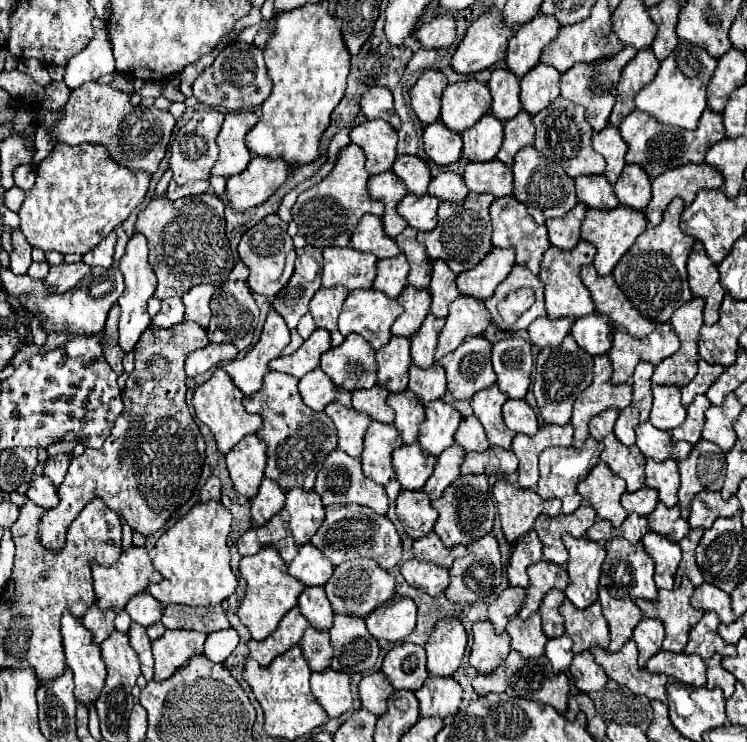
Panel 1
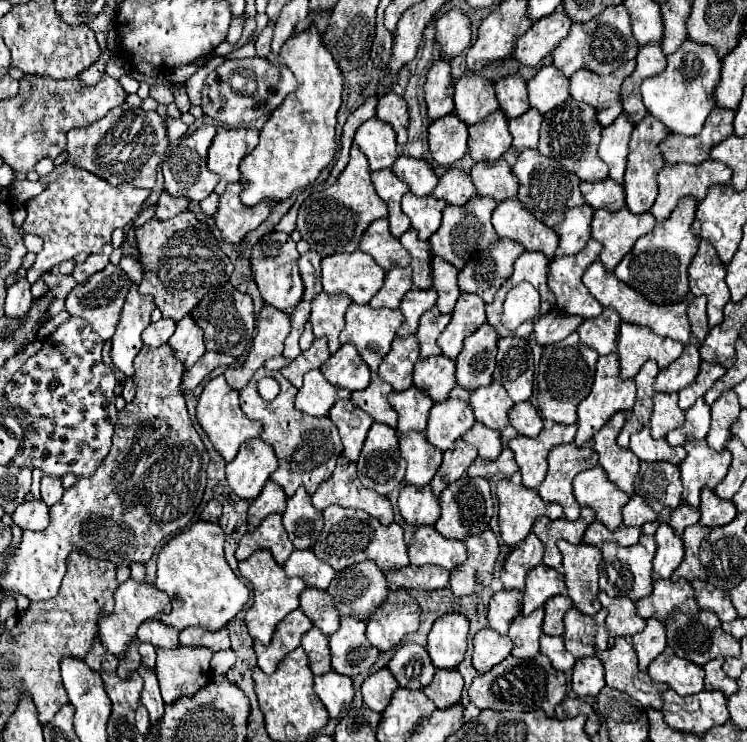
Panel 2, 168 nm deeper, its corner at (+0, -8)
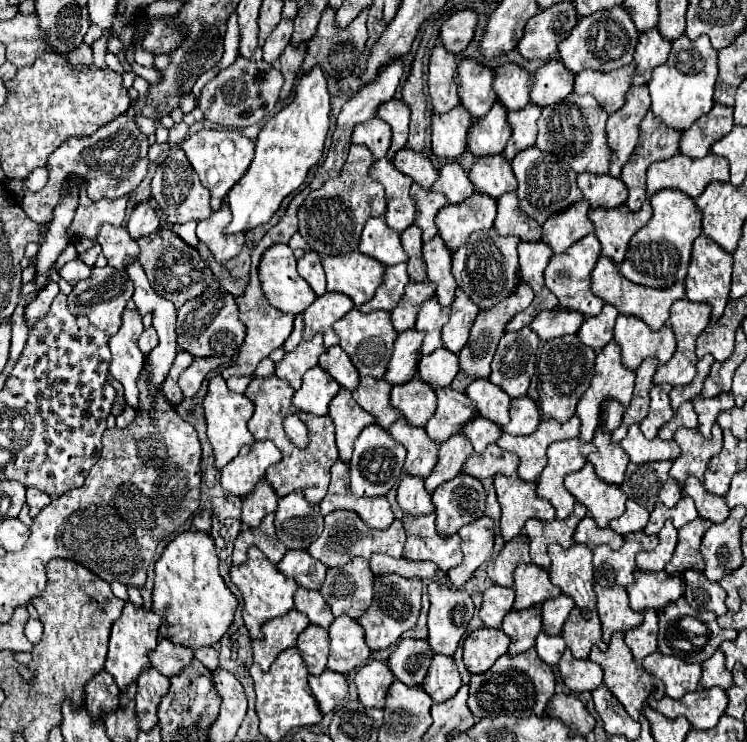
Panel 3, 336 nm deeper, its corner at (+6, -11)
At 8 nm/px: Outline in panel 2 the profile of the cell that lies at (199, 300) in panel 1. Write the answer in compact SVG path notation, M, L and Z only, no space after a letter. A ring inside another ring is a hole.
M188 314L184 320L178 322L176 332L168 340L168 344L172 346L172 352L176 356L176 360L182 362L184 372L188 372L192 368L192 364L206 352L202 334L204 332L194 324L192 316Z

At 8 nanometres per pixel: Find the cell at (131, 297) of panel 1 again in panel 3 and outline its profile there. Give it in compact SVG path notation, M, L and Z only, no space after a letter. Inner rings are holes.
M126 309L122 313L122 327L108 343L108 347L112 351L110 375L124 385L126 403L134 409L138 405L136 379L144 365L144 353L136 345L142 331L144 331L144 325L142 325L140 313L136 309Z

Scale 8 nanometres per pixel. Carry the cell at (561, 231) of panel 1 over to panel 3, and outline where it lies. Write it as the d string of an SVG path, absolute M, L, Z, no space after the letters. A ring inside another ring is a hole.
M578 201L566 211L552 215L542 225L542 241L552 247L554 253L564 253L570 245L594 231L592 221L588 219L588 201Z

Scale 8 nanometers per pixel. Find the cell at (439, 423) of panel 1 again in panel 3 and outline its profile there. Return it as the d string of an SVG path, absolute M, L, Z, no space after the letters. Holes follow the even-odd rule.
M444 387L440 391L436 391L438 395L438 407L434 417L426 423L426 433L434 443L444 443L446 439L450 439L454 433L460 433L462 427L474 419L476 415L476 407L470 403L470 399L460 393L454 391L450 387Z

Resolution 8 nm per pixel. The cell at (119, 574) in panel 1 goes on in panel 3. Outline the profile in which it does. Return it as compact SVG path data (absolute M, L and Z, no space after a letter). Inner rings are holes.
M126 601L120 619L114 621L104 669L114 677L114 681L118 683L118 687L122 691L126 689L126 685L130 685L132 681L136 681L138 675L142 673L142 669L146 667L146 663L148 663L148 651L156 647L158 629L160 629L162 623L164 623L164 619L158 613L148 611L144 607L136 607L130 601Z

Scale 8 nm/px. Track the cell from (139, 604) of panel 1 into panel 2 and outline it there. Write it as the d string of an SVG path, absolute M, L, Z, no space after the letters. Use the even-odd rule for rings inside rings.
M150 620L148 624L142 624L138 632L140 642L150 642L154 648L178 648L178 630L172 626L162 624L160 620Z

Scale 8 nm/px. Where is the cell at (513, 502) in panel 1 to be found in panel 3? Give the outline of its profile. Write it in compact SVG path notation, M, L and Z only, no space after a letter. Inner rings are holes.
M496 475L494 489L502 509L500 533L504 541L516 537L522 531L524 523L532 517L540 521L556 519L556 511L550 501L536 497L536 483L526 483L518 475Z

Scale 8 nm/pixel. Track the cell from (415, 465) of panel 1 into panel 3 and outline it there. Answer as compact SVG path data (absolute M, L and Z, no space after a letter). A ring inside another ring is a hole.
M398 419L388 429L388 433L392 439L398 439L408 451L404 471L408 475L426 479L438 461L438 445L430 441L424 427L412 427L404 419Z

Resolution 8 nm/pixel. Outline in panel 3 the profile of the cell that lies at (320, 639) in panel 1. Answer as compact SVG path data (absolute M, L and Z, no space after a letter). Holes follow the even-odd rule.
M308 625L306 631L302 631L302 635L298 637L296 647L312 675L318 675L318 673L322 673L322 669L326 669L328 633L324 629Z

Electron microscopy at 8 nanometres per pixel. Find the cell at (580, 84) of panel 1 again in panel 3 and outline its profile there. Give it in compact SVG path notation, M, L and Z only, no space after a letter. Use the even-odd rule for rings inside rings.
M634 65L620 67L612 73L598 73L598 71L582 71L574 79L574 93L576 95L592 95L600 107L612 115L624 105L624 95L630 89L630 77L634 73Z

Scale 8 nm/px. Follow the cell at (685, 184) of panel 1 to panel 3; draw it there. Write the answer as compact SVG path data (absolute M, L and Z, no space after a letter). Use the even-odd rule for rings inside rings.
M708 153L702 159L690 159L686 155L674 155L652 163L646 173L646 199L662 189L678 189L696 199L708 183L728 181L728 161Z

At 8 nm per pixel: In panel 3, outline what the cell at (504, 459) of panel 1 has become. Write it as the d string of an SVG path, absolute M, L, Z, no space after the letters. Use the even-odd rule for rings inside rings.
M488 447L482 455L474 455L466 461L462 473L472 475L472 477L490 477L490 475L498 475L504 473L514 475L518 467L518 459L516 455L500 449L500 447Z

